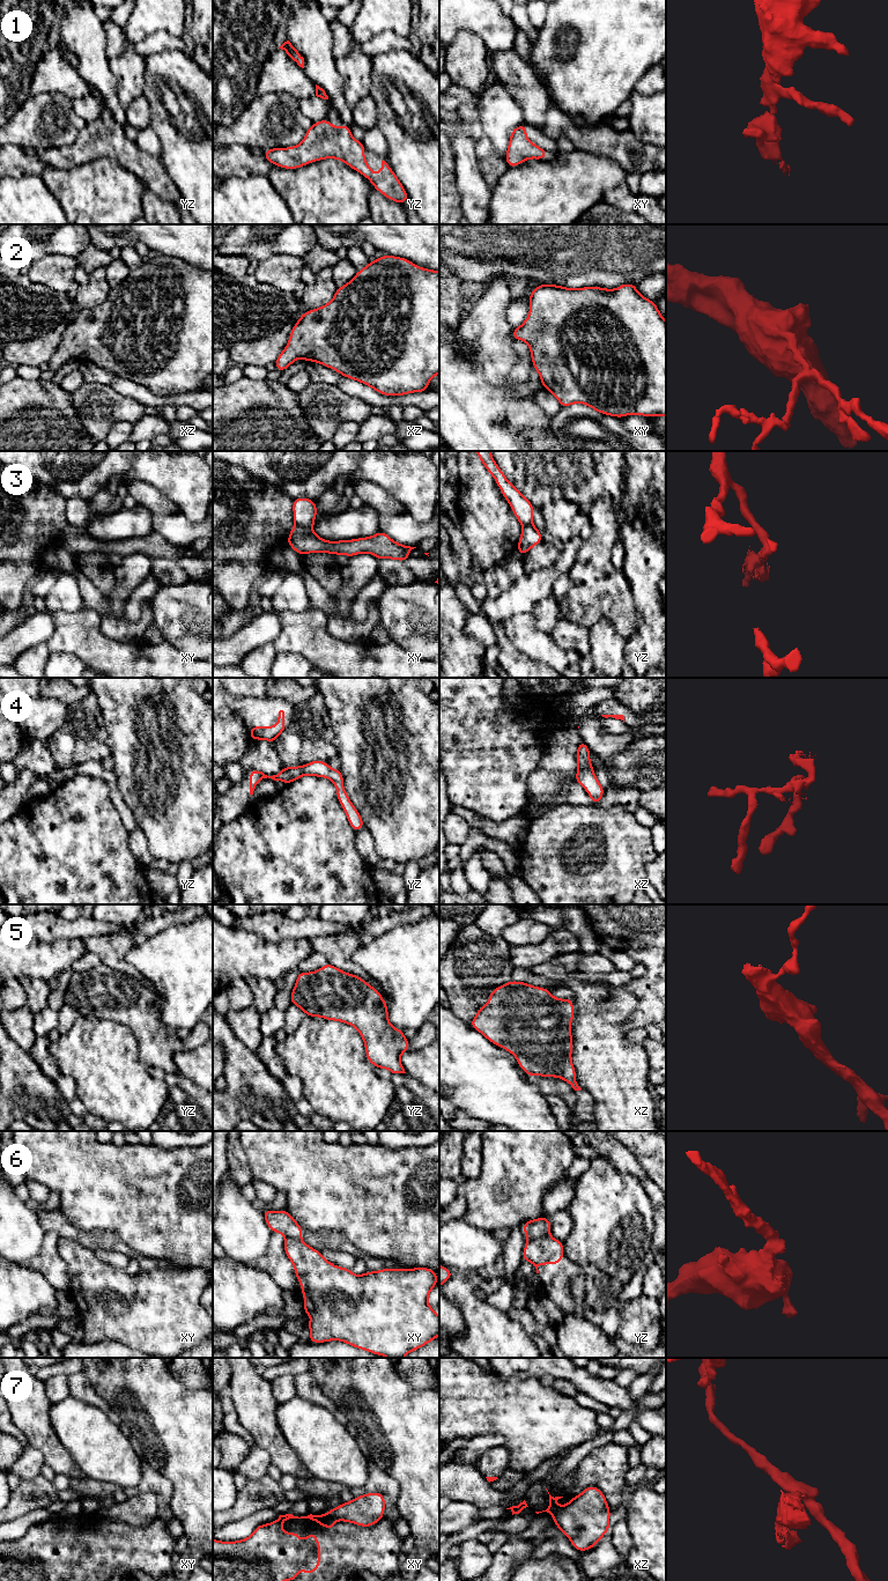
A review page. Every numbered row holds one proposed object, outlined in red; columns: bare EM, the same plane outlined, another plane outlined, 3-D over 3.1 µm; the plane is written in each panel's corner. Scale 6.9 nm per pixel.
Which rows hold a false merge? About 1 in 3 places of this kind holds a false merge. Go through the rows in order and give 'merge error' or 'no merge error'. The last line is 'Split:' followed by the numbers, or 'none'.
1: no merge error
2: no merge error
3: merge error
4: no merge error
5: no merge error
6: merge error
7: merge error
Split: 3, 6, 7

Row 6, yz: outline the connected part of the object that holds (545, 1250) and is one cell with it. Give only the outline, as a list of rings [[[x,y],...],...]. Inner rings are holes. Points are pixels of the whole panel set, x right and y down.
[[[550,1238],[532,1239],[525,1243],[523,1261],[531,1262],[539,1273],[540,1264],[560,1264],[564,1255],[563,1242]]]

